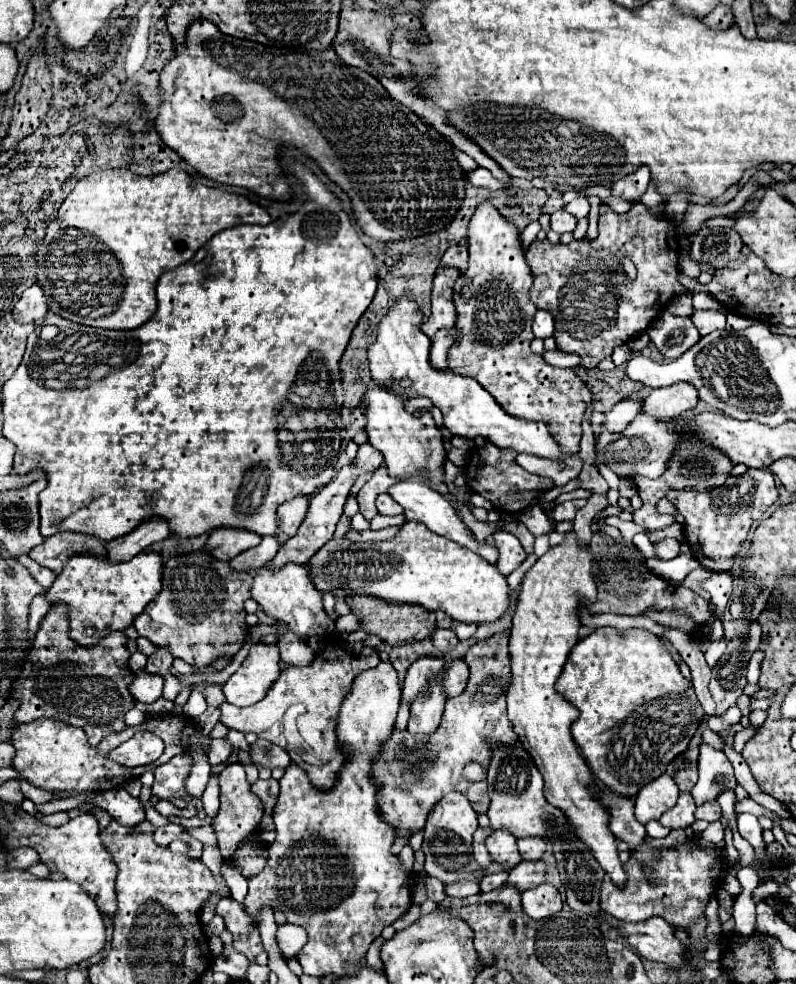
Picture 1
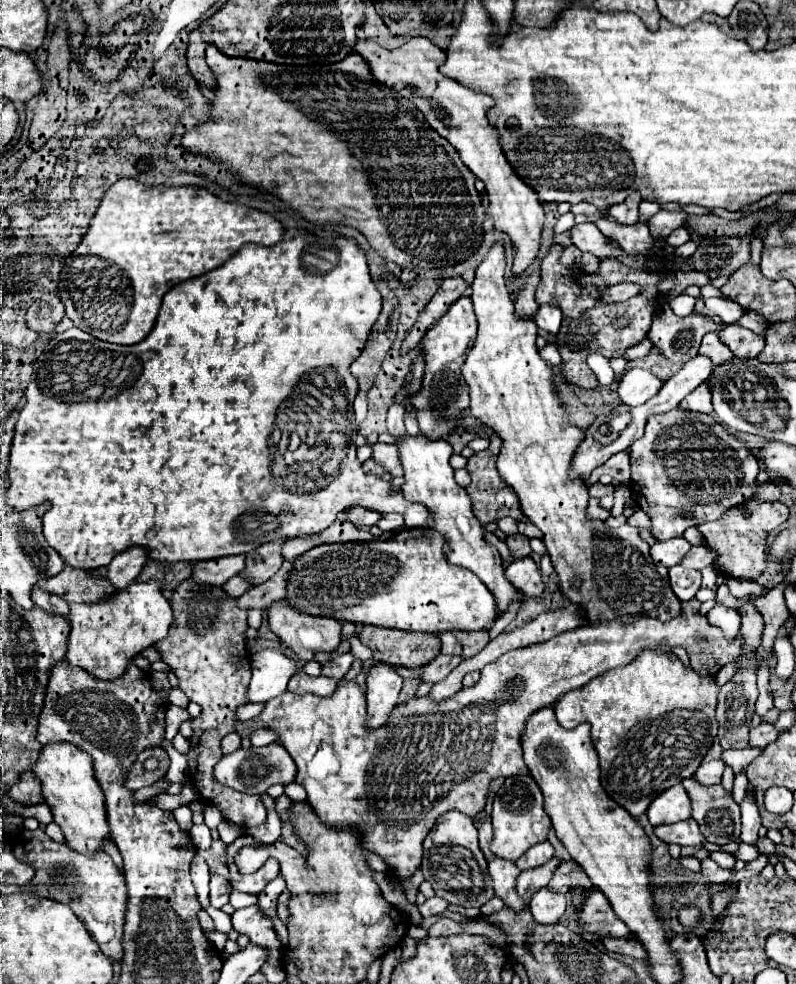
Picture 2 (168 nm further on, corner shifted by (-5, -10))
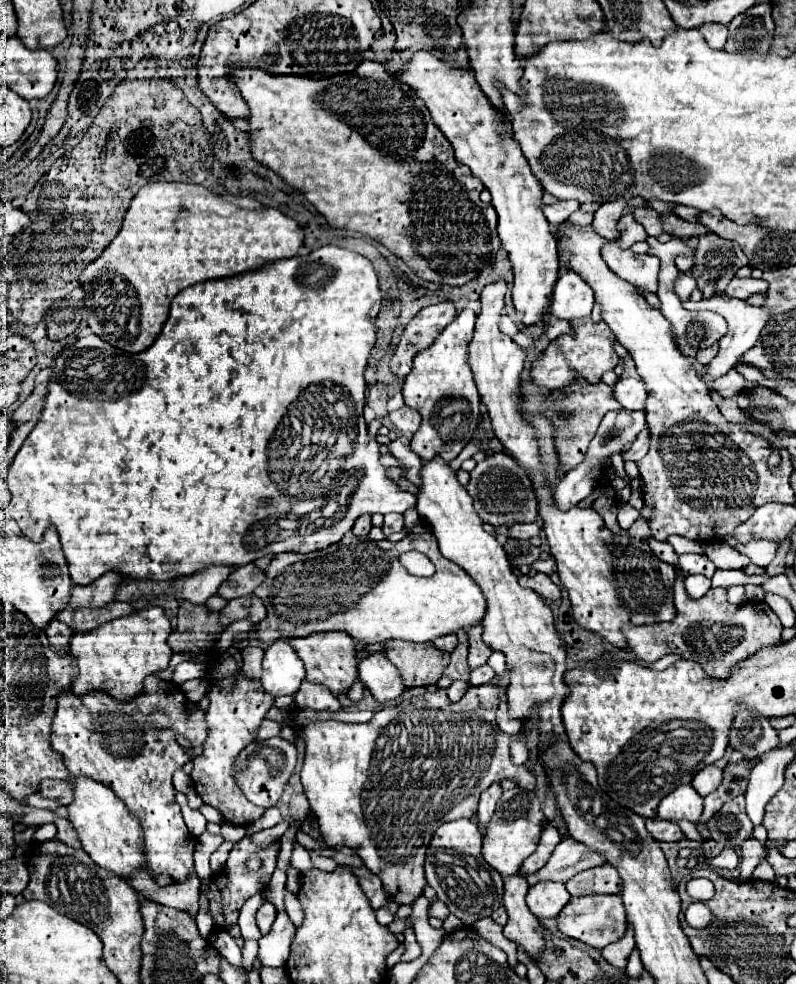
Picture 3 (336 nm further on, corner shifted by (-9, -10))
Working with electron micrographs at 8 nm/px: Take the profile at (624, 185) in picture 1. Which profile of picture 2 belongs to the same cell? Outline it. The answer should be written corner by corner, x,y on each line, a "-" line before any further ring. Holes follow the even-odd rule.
633,192
625,202
611,206
607,210
607,216
615,218
619,224
637,224
639,222
639,202
641,202
641,196

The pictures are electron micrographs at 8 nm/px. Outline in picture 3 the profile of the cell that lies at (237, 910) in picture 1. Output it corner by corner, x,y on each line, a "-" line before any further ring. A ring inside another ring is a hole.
265,902
265,904
257,910
257,926
259,926
259,930
261,930
263,936
271,930
271,926
273,926
273,922
275,922
275,916
277,916
277,912
275,912
275,906
273,906
271,902

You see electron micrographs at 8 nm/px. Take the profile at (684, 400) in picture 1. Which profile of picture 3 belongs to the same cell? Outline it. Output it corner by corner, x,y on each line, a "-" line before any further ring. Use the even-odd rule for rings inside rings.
729,370
725,376
717,378
717,380
713,382
713,386
711,386
711,390
717,392
721,398
729,398
729,396
741,392
743,388
745,388
745,380
743,380
743,376
737,374
735,370

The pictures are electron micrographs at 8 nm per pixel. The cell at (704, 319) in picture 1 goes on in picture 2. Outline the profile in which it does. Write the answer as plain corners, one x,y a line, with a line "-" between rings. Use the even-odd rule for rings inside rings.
717,332
705,334
705,338
701,342
701,348
699,348
699,354
709,356
717,366
721,366
721,364
725,364
725,362
729,362
733,358
731,350
725,348
725,344
717,338

